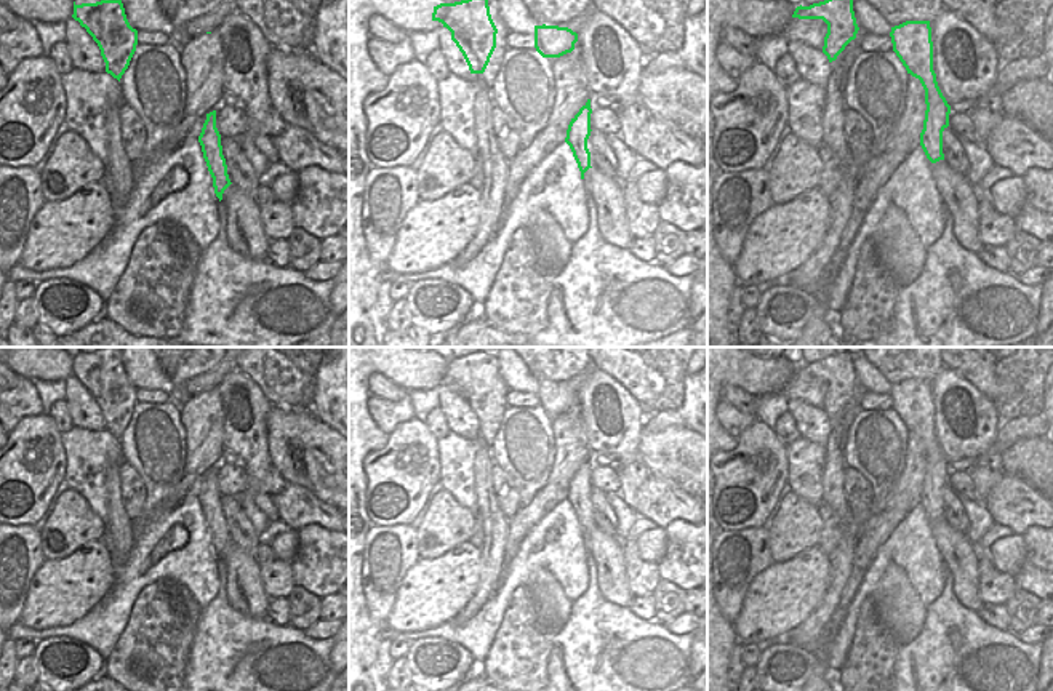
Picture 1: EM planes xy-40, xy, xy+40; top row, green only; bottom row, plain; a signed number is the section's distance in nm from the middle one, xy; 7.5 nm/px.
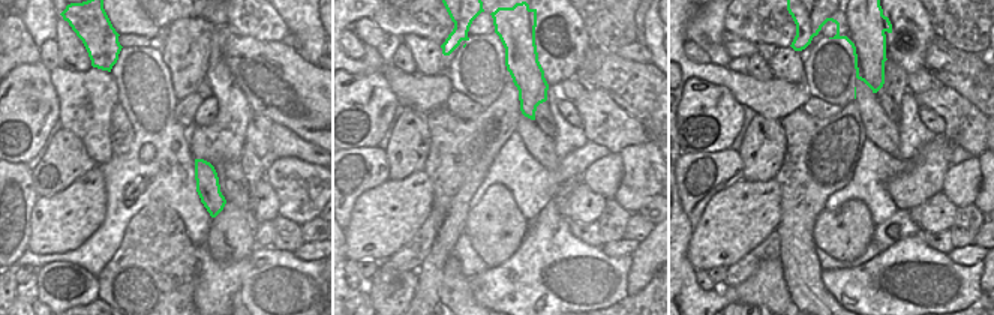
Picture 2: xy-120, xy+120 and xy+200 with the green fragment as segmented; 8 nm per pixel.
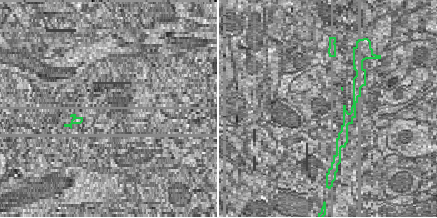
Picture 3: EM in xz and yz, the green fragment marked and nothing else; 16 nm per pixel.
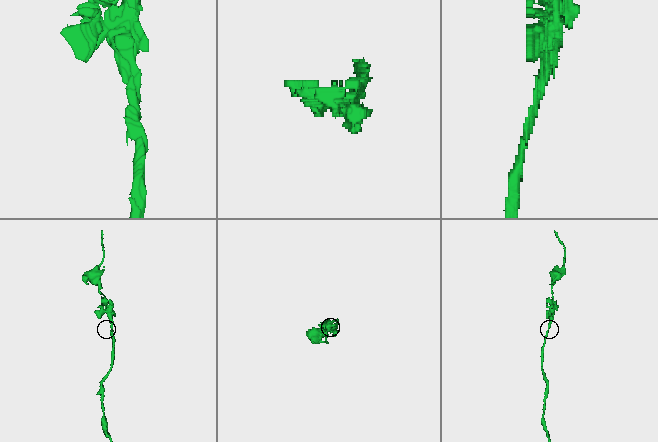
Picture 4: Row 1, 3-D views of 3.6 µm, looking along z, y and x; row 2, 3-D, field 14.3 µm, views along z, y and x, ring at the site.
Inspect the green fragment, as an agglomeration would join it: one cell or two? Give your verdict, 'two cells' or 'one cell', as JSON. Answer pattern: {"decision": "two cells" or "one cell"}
{"decision": "two cells"}

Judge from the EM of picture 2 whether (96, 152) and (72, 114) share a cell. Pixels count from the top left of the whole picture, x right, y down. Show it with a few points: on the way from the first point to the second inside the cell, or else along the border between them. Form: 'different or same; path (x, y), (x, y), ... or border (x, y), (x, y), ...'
same; path (96, 143), (96, 138), (81, 123)

